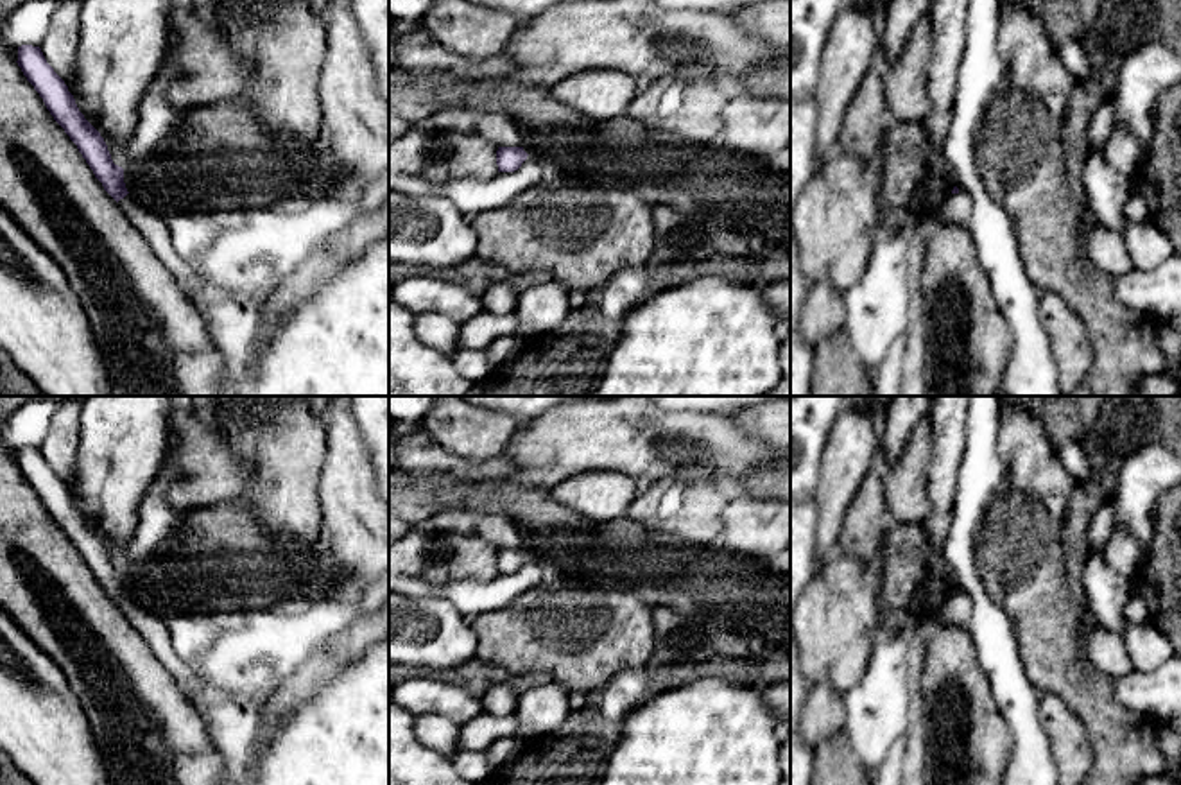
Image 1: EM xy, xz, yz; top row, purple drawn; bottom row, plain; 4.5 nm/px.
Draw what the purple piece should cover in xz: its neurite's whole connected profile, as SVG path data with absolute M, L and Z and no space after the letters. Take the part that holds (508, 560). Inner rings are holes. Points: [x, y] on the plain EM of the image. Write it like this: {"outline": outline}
{"outline": "M498 548L496 552L496 566L498 574L514 574L527 561L527 554L523 548Z"}

